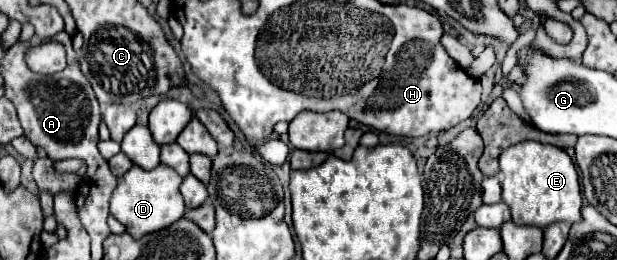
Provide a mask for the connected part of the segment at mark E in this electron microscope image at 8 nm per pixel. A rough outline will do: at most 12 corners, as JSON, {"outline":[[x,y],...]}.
{"outline":[[558,146],[500,154],[514,224],[580,222],[582,188]]}

